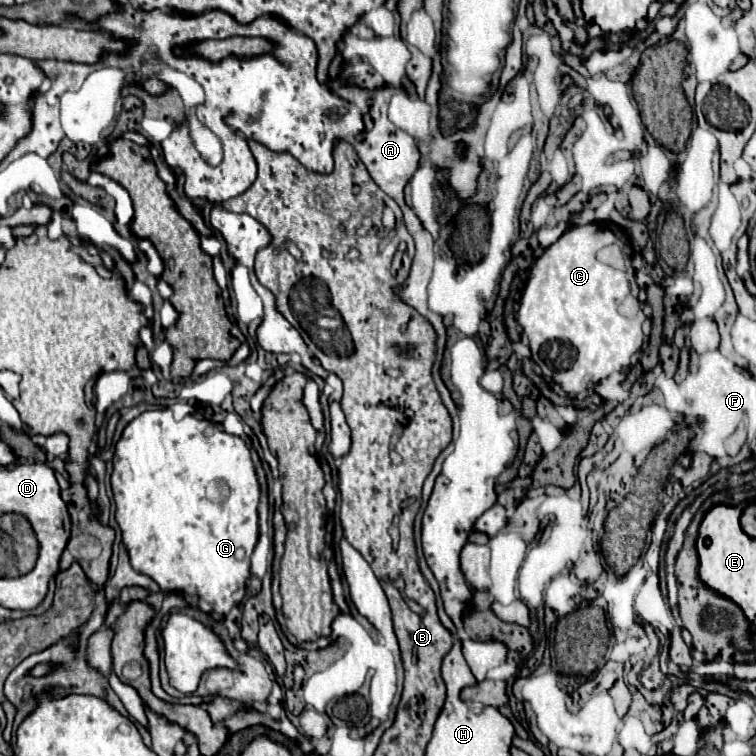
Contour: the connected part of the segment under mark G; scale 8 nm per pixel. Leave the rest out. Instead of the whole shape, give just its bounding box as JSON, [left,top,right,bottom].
[111,408,259,610]

